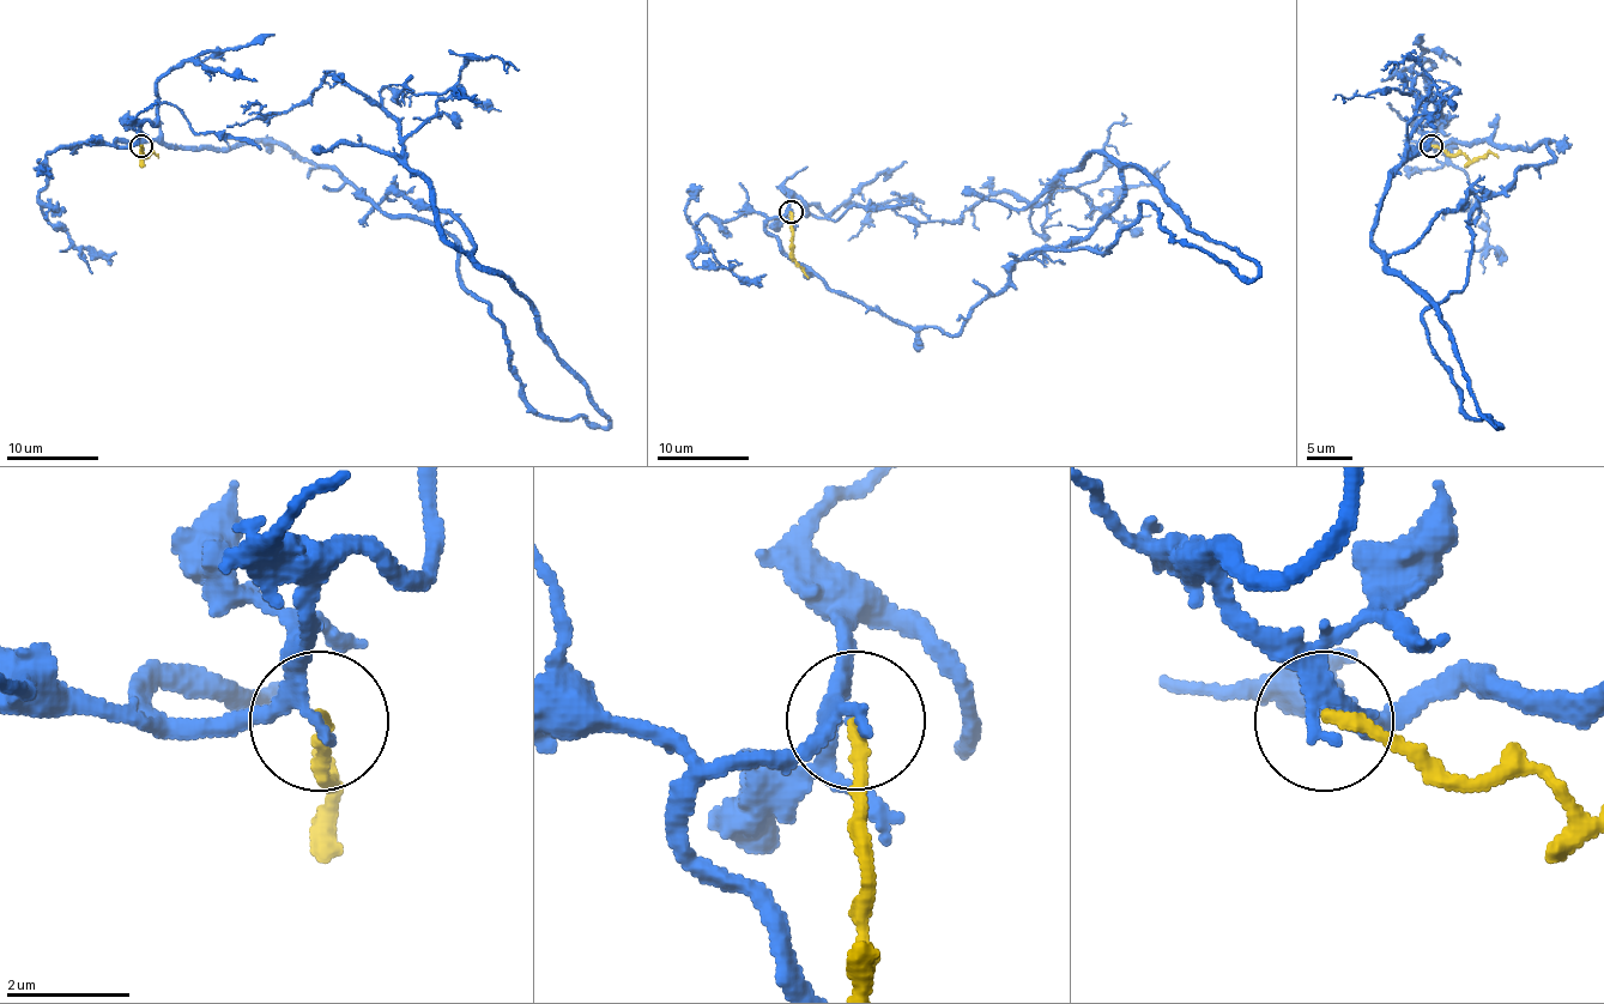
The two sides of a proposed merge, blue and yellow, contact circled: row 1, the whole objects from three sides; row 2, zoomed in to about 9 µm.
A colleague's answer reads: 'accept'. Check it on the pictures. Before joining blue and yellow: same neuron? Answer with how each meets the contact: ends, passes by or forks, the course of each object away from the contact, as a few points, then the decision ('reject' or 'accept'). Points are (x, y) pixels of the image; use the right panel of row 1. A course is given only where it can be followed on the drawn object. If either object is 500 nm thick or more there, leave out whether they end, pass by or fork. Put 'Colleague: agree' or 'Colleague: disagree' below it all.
blue passes by | yellow ends | blue via (1429, 145), (1547, 141), (1555, 157), (1521, 167), (1478, 203), (1469, 193), (1386, 262), (1429, 301), (1491, 423) | yellow via (1432, 145), (1451, 155), (1478, 159), (1489, 152), (1499, 157) | reject
Colleague: disagree

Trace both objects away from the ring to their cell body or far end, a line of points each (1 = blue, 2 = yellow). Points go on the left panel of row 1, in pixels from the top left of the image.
1: (140, 145), (115, 143), (284, 143), (369, 200), (392, 193), (447, 212), (612, 423)
2: (140, 145), (143, 159), (152, 152), (158, 157)

